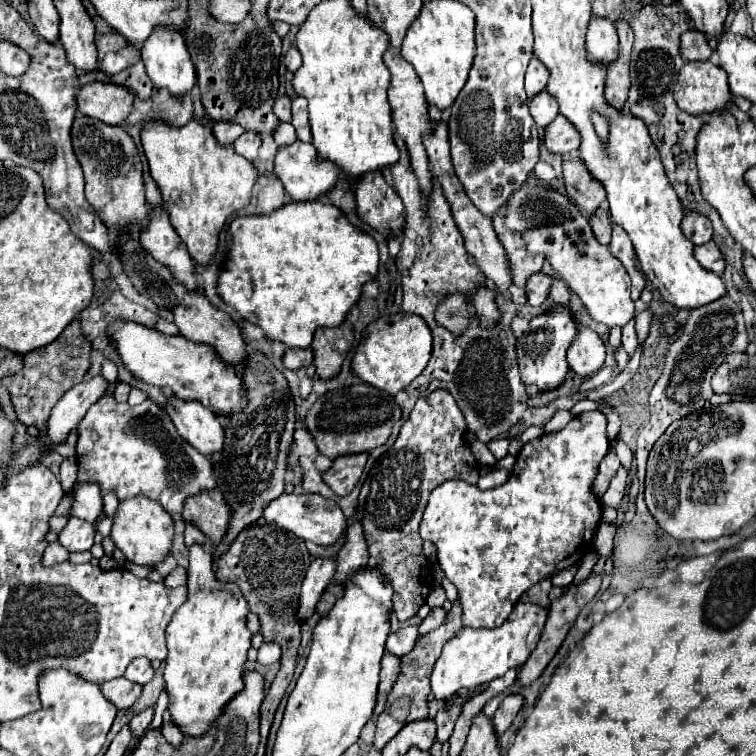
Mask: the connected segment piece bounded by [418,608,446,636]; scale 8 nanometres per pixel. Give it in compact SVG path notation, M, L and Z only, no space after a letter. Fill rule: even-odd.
M432 608L430 614L428 614L428 616L422 620L422 624L418 626L418 634L422 636L422 634L428 634L430 630L438 628L438 626L444 622L444 616L446 616L444 608Z

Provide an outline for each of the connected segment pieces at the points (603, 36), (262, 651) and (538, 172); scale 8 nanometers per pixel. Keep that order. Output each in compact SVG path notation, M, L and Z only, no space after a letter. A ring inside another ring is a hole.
M592 16L586 36L586 48L590 52L590 58L610 64L618 54L618 36L614 22L608 18Z
M274 642L272 644L262 644L258 648L258 664L274 664L280 660L280 646L276 646Z
M539 161L533 171L538 179L546 183L550 183L552 179L556 178L553 168L546 162Z

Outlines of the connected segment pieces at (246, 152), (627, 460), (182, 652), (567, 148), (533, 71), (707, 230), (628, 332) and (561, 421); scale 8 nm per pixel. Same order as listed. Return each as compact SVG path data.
M244 132L240 138L234 140L232 148L236 150L236 154L242 154L246 160L254 160L258 154L258 146L262 142L262 136L256 132Z
M618 440L616 446L614 446L614 452L616 452L621 464L629 471L632 465L633 453L628 446L626 446L624 442Z
M208 544L190 546L188 600L176 610L166 628L168 656L164 680L170 694L168 708L172 722L190 736L204 734L208 722L212 722L222 706L242 690L242 670L252 638L246 628L248 602L242 598L236 584L216 580L212 562L212 550Z
M560 114L550 122L544 130L544 146L554 154L566 154L572 150L578 150L580 146L580 134L578 130Z
M532 58L526 70L526 94L530 98L536 96L540 90L546 88L546 82L548 82L548 68L538 58Z
M686 212L682 224L680 224L684 236L694 242L696 246L698 244L706 244L712 240L712 224L708 218L704 218L702 214L698 212Z
M630 320L624 328L622 328L622 344L626 348L626 352L632 356L636 344L638 344L638 338L636 338L636 330L634 330L634 320Z
M566 410L558 411L551 418L551 420L546 423L546 425L544 426L544 432L546 434L558 432L562 428L564 428L564 426L566 426L572 419L573 416L569 411Z

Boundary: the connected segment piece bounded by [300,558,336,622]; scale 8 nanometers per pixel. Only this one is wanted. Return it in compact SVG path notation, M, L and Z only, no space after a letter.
M314 558L312 560L306 572L306 578L302 582L302 590L300 590L300 620L302 622L314 612L314 606L320 594L324 592L328 582L334 578L334 574L336 574L334 558Z

